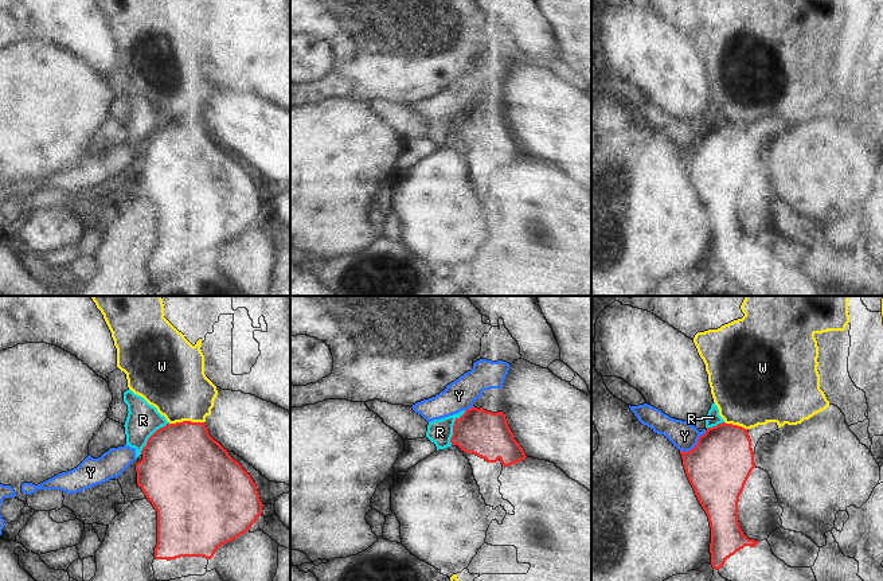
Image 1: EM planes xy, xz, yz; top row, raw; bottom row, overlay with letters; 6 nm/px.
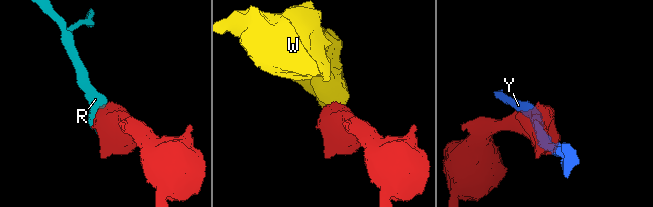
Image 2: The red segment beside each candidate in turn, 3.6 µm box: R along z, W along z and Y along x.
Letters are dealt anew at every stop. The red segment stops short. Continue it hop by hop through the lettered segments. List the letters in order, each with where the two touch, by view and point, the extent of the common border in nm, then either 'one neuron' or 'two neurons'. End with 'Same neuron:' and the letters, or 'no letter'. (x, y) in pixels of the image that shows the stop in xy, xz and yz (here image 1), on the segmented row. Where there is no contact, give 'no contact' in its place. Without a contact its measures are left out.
R: contact xz (453, 428); length 220 nm; two neurons
W: contact xy (186, 421); length 200 nm; two neurons
Y: contact yz (695, 445); length 200 nm; two neurons
Same neuron: no letter

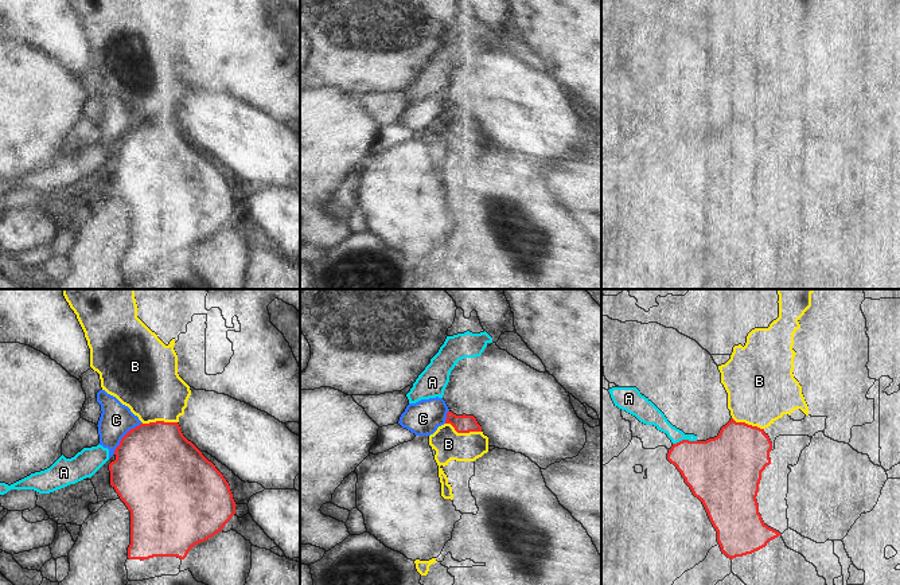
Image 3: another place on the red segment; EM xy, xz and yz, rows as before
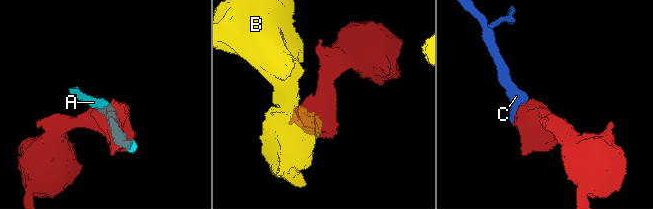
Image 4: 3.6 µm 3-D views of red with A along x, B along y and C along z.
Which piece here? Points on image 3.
A: contact yz (684, 440); length 150 nm; two neurons
B: contact xz (463, 432); length 220 nm; two neurons
C: contact xy (124, 436); length 260 nm; two neurons
Same neuron: no letter

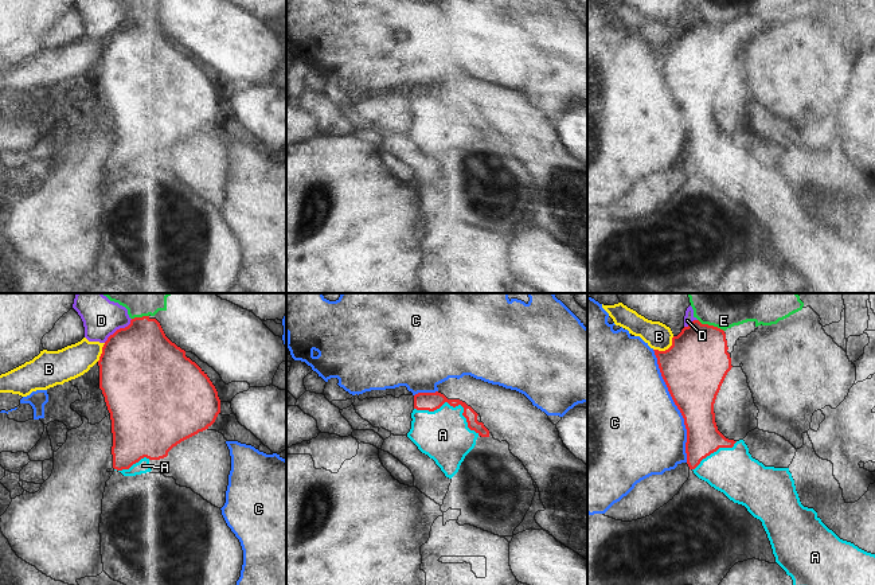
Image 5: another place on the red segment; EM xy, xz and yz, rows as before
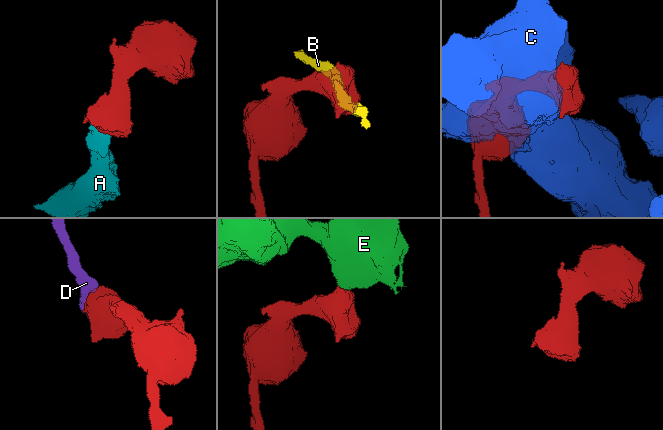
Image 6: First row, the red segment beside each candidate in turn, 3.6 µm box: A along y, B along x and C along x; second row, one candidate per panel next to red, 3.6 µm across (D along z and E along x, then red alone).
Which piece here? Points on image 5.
A: contact xz (453, 406); length 420 nm; one neuron
B: contact yz (665, 350); length 150 nm; two neurons
C: contact yz (676, 405); length 700 nm; two neurons
D: contact xy (120, 328); length 220 nm; two neurons
E: contact yz (711, 326); length 180 nm; two neurons
Same neuron: A

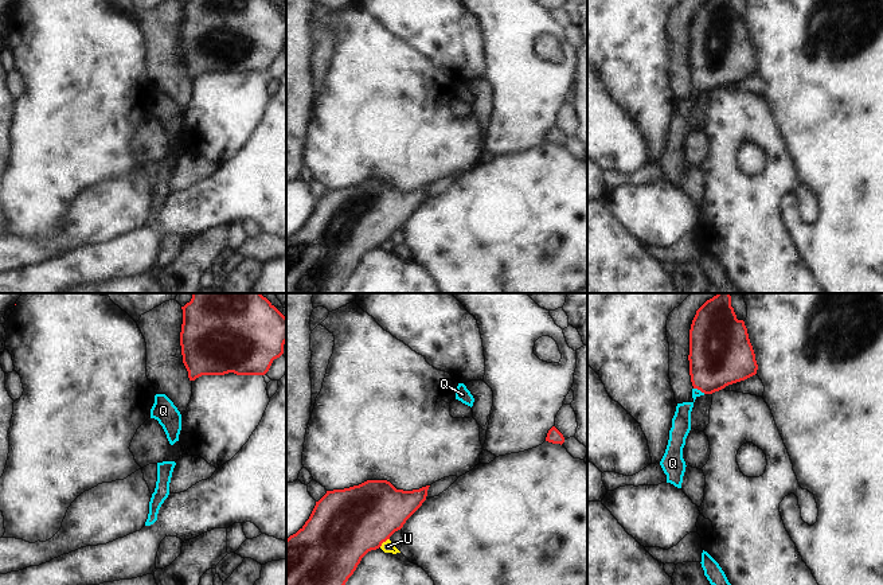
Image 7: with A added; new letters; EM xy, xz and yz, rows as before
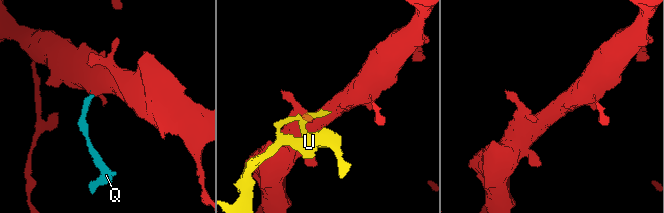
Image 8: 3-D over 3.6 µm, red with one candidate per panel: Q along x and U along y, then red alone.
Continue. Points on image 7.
Q: contact yz (699, 389); length 80 nm; one neuron
U: contact xz (383, 541); length 80 nm; two neurons
Same neuron: Q

